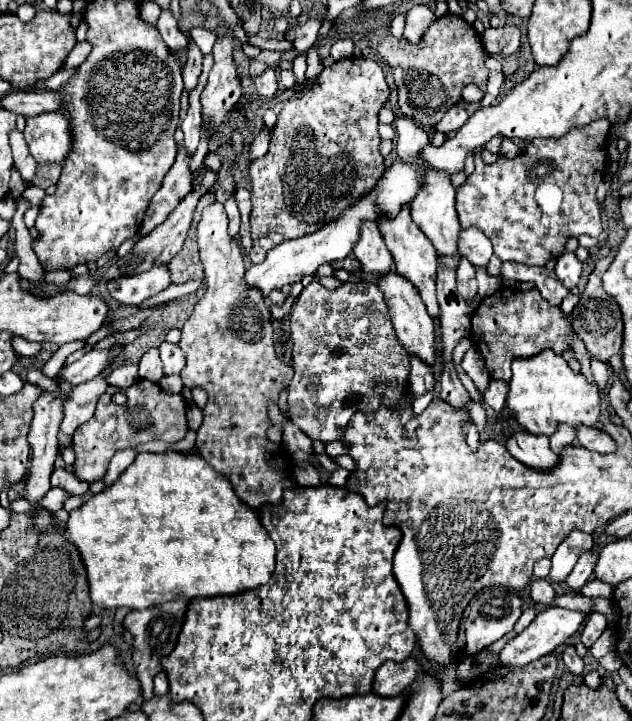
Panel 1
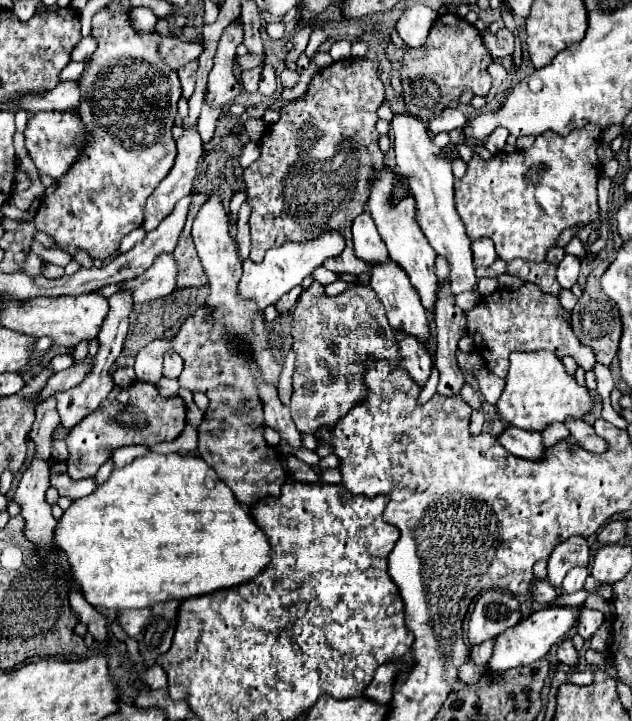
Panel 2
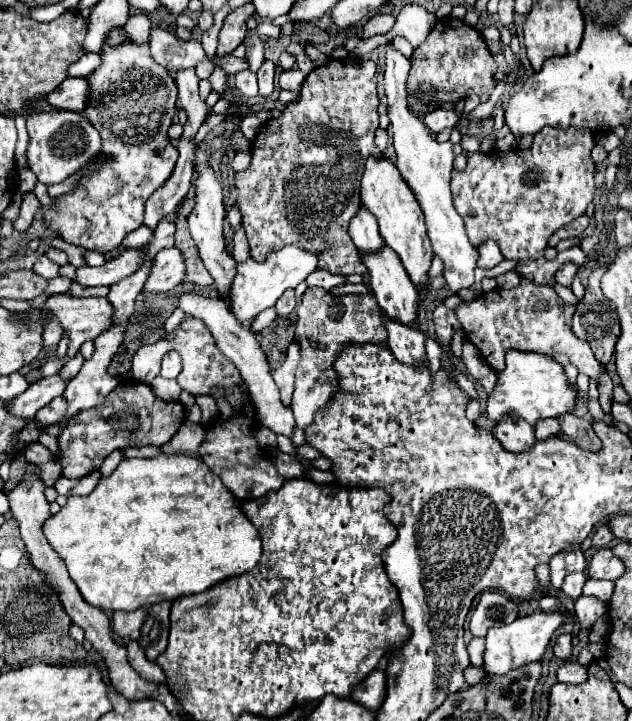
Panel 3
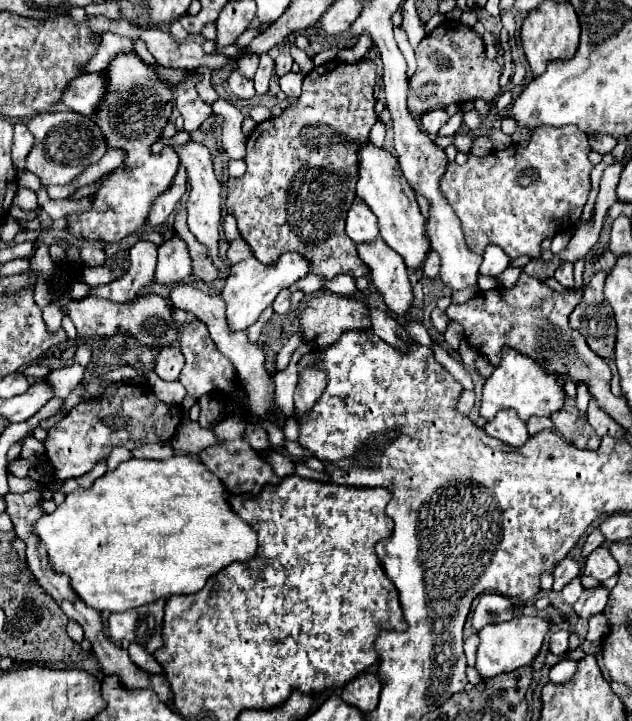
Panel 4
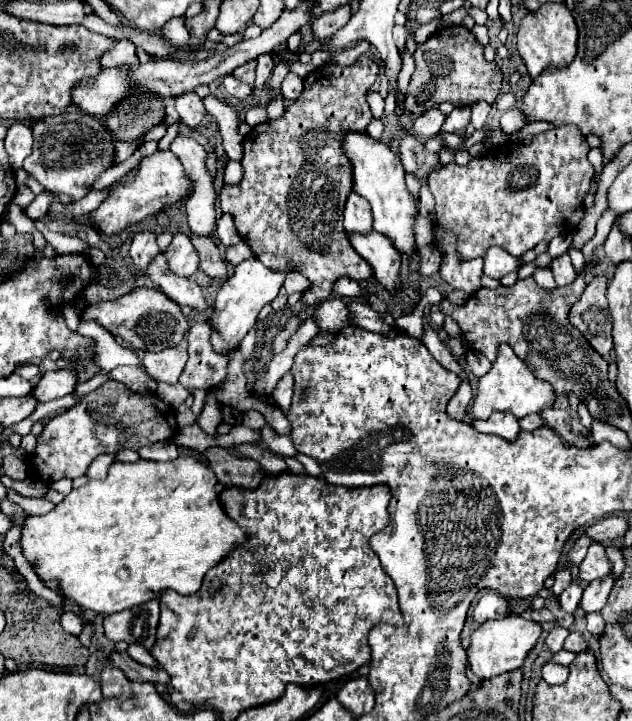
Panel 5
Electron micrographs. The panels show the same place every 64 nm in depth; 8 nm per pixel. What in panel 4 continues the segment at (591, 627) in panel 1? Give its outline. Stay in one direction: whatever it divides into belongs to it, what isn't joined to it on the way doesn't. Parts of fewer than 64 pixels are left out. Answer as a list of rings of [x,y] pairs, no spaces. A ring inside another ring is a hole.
[[[598,584],[596,588],[584,590],[584,594],[574,604],[574,612],[578,616],[582,616],[582,618],[590,618],[592,614],[602,612],[606,602],[608,602],[608,594],[610,594],[610,590],[606,586],[602,586],[602,584]]]

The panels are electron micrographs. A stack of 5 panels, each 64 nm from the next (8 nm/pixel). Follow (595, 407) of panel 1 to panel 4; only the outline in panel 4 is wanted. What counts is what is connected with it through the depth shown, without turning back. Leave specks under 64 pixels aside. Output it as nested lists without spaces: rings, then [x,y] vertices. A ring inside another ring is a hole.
[[[504,346],[502,348],[502,362],[494,368],[492,376],[488,376],[484,382],[480,416],[484,420],[492,420],[498,410],[512,408],[512,410],[516,410],[516,414],[522,420],[528,420],[530,416],[550,416],[552,412],[562,408],[562,402],[564,402],[564,390],[552,374],[548,374],[532,358],[526,358],[520,352]]]

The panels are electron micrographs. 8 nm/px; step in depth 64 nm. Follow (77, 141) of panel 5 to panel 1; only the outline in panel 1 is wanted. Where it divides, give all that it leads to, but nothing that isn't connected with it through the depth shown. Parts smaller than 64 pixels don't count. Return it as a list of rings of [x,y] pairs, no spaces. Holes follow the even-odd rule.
[[[60,110],[26,118],[22,134],[38,164],[64,164],[72,152],[72,126]]]

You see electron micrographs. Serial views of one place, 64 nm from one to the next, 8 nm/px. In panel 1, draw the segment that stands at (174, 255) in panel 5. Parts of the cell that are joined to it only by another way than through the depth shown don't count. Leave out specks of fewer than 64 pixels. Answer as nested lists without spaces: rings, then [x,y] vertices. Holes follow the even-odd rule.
[[[160,264],[156,268],[150,268],[144,274],[124,276],[124,278],[108,282],[108,292],[120,304],[138,306],[146,298],[152,298],[158,292],[166,290],[170,284],[172,284],[172,280],[168,274],[168,264]]]

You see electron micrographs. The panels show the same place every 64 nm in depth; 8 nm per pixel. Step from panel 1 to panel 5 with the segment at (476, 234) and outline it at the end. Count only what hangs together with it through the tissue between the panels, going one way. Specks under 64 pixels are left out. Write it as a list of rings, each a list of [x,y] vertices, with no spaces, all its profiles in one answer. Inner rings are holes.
[[[492,246],[484,254],[484,274],[490,278],[502,278],[510,272],[516,272],[520,266],[522,266],[522,260],[518,256],[512,256],[498,246]]]

